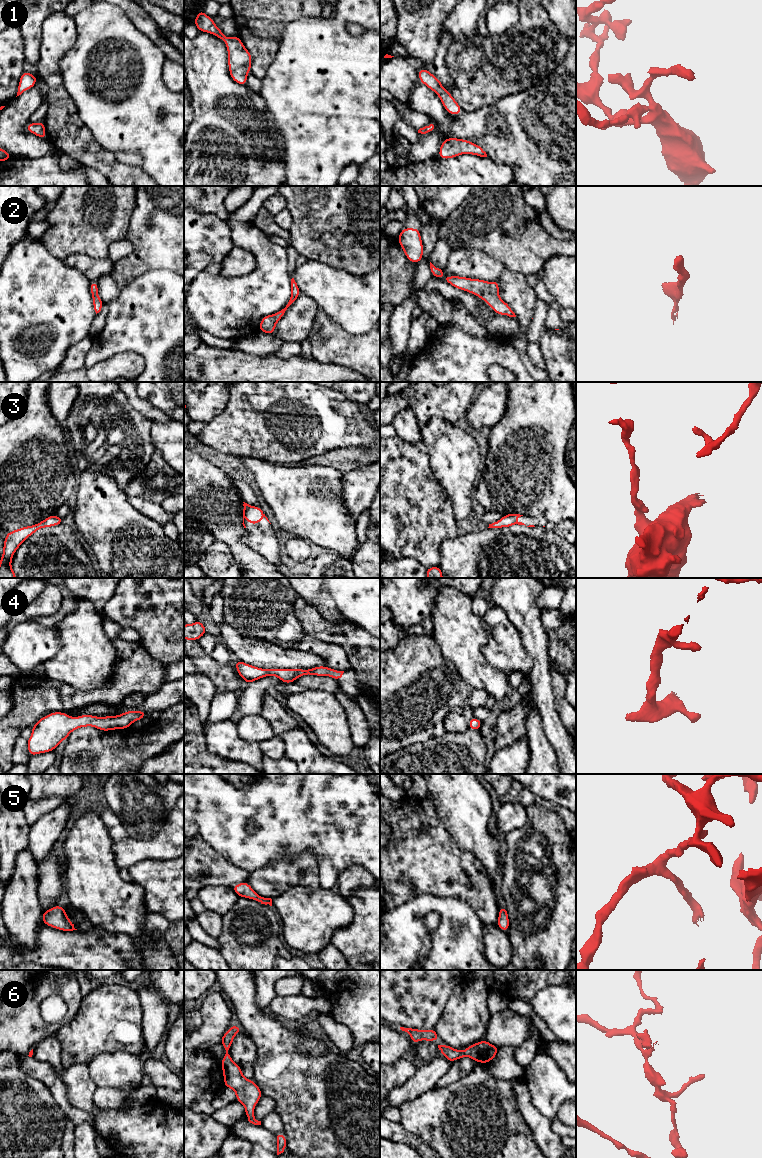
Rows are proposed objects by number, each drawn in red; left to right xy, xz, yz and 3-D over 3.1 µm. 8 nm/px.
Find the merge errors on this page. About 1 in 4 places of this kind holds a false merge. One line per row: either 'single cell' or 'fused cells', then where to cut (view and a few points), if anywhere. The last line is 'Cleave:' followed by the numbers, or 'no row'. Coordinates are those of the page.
1: single cell; no cut
2: single cell; no cut
3: single cell; no cut
4: single cell; no cut
5: single cell; no cut
6: single cell; no cut
Cleave: no row

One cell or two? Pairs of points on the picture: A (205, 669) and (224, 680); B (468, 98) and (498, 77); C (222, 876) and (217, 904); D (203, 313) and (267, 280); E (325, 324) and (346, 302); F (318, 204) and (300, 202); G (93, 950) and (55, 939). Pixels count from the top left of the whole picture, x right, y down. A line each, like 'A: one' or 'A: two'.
A: one
B: one
C: two
D: one
E: two
F: one
G: one

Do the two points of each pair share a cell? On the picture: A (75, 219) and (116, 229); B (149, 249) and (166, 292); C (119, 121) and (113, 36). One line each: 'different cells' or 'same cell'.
A: same cell
B: different cells
C: same cell

